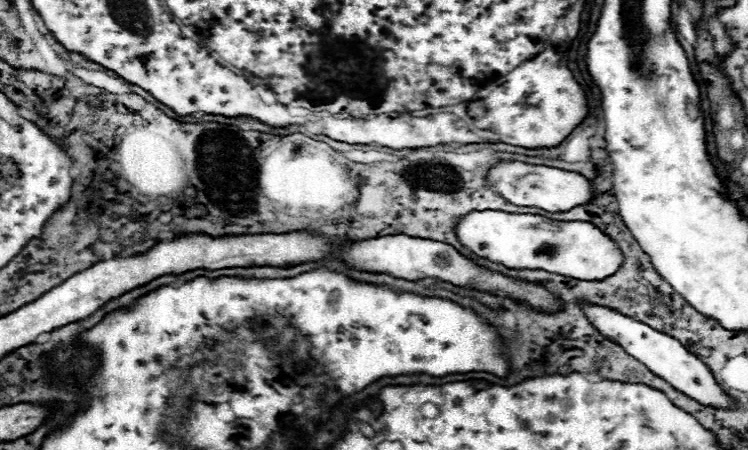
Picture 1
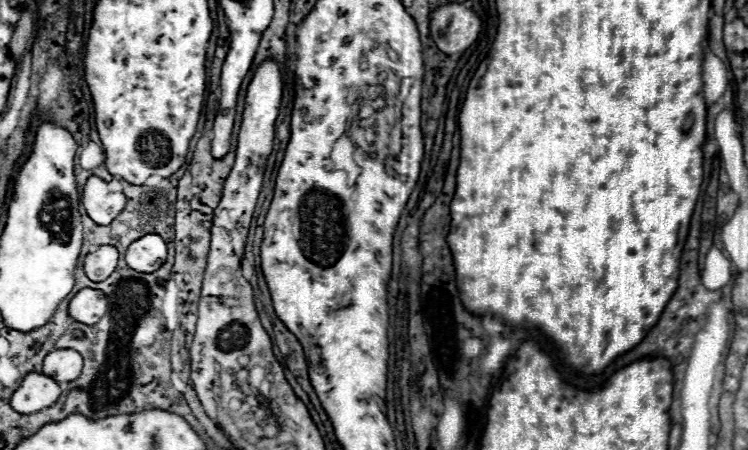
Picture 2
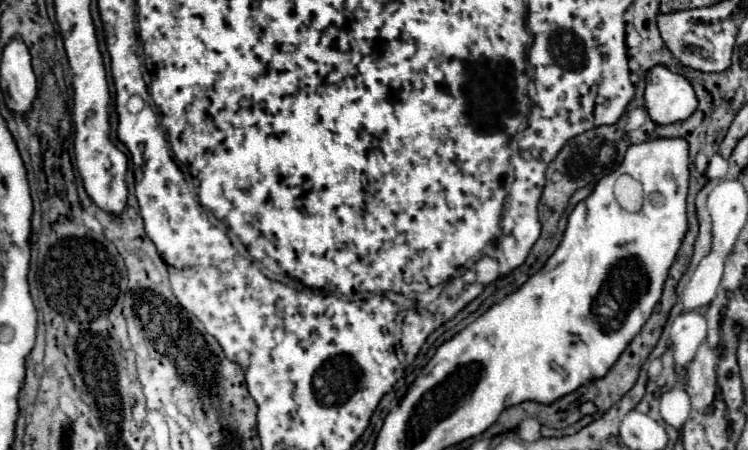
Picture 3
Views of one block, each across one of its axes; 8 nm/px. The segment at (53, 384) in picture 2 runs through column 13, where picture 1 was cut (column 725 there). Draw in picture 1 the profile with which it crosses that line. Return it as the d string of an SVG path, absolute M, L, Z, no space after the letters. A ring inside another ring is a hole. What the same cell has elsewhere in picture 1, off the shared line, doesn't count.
M582 304L580 310L588 318L588 322L592 322L592 326L596 326L596 330L600 330L600 334L604 334L608 340L620 344L626 354L630 354L638 362L644 362L644 366L648 366L648 370L652 370L656 376L666 380L672 388L688 394L688 398L694 398L696 402L706 404L706 406L716 406L716 408L732 406L732 400L722 392L722 388L714 380L710 368L704 362L700 362L694 354L690 354L676 338L672 338L664 332L658 332L634 318L628 318L628 316L616 312L616 310L608 310L606 306Z

